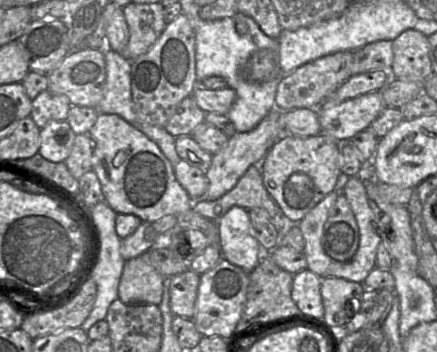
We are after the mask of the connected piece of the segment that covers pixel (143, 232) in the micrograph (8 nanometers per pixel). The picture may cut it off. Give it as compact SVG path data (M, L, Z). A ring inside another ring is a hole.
M167 215L154 222L142 222L132 234L122 239L121 254L125 261L149 250L160 235L177 223L174 215Z

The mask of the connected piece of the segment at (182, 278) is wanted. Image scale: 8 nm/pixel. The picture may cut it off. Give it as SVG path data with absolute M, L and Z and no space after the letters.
M188 269L171 277L169 304L174 316L192 320L200 276Z

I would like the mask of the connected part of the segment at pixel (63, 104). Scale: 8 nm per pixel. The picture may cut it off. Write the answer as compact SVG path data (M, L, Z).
M45 90L32 100L30 117L43 128L49 122L66 120L71 106L67 96Z

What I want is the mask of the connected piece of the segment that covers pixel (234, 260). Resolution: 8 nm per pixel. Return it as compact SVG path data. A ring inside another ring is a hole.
M234 206L219 221L219 248L224 259L250 273L262 258L248 210Z

